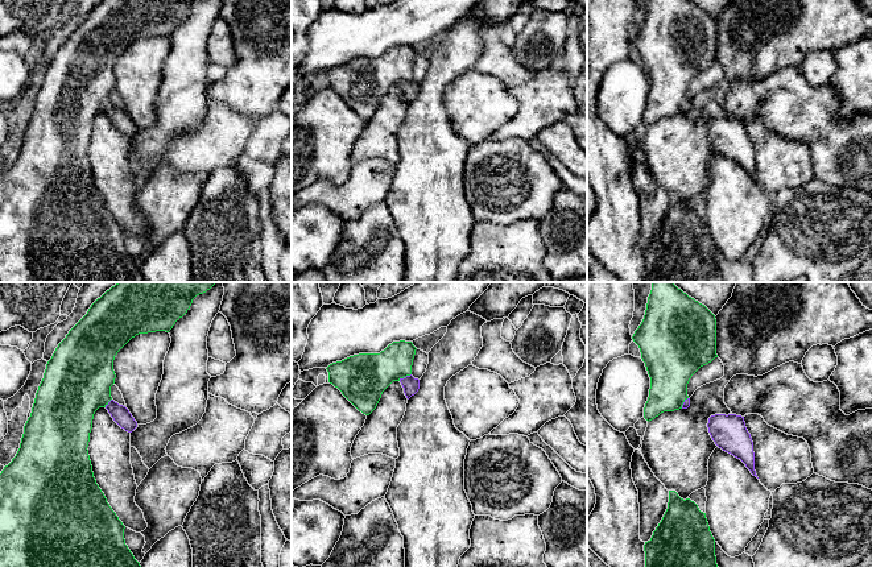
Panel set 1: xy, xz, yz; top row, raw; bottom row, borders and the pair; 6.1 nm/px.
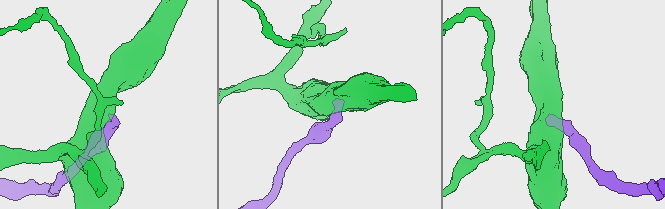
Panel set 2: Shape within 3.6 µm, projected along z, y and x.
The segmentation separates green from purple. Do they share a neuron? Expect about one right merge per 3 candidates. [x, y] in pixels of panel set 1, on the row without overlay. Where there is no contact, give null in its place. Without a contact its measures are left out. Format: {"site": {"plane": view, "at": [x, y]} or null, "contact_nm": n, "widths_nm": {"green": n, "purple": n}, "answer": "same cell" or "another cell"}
{"site": {"plane": "xz", "at": [404, 81]}, "contact_nm": 90, "widths_nm": {"green": 300, "purple": 100}, "answer": "same cell"}

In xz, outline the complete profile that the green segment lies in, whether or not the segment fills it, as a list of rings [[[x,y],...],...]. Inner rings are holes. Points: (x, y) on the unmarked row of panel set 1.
[[[393,46],[380,58],[359,58],[342,66],[330,69],[328,87],[338,92],[342,99],[363,119],[369,120],[377,111],[383,96],[393,87],[400,86],[409,104],[420,94],[420,84],[412,80],[412,70],[416,59],[412,46]]]

